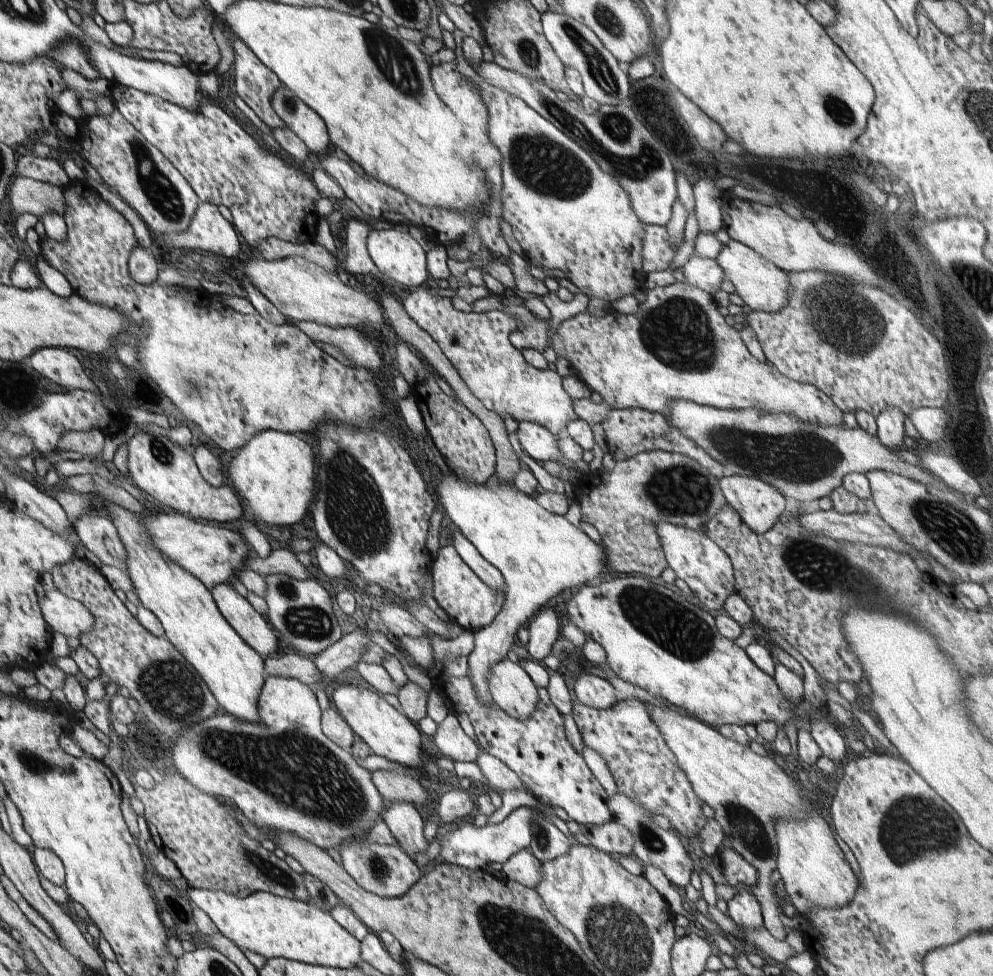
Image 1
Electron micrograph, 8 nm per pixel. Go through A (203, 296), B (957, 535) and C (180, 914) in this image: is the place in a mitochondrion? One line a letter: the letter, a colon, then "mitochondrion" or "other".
A: other
B: mitochondrion
C: mitochondrion

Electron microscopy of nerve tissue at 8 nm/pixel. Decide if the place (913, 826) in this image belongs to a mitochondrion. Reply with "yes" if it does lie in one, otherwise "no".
yes

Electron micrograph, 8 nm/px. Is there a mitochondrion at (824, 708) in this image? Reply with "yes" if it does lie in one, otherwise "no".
no

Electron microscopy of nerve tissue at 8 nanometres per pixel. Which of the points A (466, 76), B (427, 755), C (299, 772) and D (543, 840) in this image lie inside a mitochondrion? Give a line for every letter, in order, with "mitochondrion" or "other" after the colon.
A: other
B: other
C: mitochondrion
D: mitochondrion

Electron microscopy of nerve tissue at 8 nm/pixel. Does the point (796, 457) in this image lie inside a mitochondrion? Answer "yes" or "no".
yes

